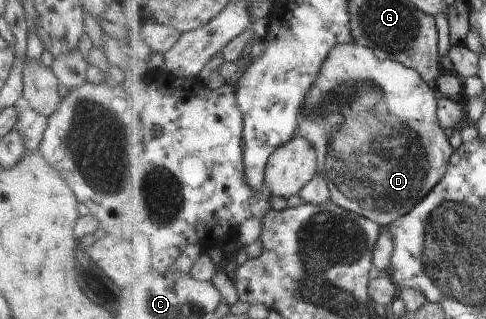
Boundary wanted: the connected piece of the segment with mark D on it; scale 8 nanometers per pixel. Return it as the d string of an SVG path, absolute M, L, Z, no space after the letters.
M355 41L337 45L332 53L329 53L326 63L323 63L321 72L310 88L306 98L305 112L299 117L298 134L314 142L318 150L319 174L327 179L332 190L332 201L347 210L363 215L368 219L378 222L382 227L389 227L403 218L403 214L410 213L421 201L425 201L434 188L446 177L450 169L450 162L456 151L451 146L451 140L441 126L439 116L439 101L435 87L429 86L423 75L409 65L394 60L381 60L377 53L369 47L363 46Z

